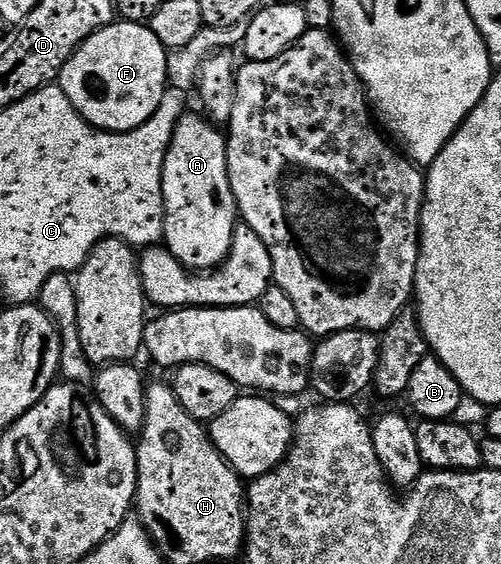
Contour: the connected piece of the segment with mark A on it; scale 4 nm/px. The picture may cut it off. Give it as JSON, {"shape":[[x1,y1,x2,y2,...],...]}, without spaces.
{"shape":[[186,112,174,126,173,138,163,163,163,245,186,269,212,271,224,263,229,253,233,231,239,224,239,214,227,171,226,134,222,130,220,133,210,120,197,113]]}

